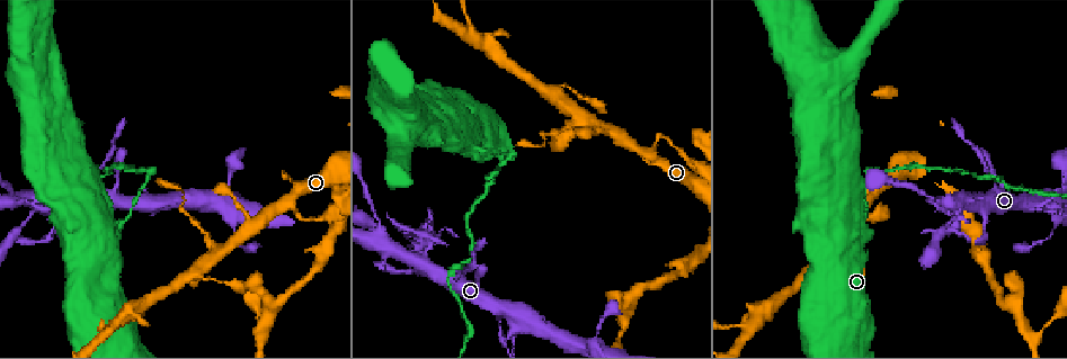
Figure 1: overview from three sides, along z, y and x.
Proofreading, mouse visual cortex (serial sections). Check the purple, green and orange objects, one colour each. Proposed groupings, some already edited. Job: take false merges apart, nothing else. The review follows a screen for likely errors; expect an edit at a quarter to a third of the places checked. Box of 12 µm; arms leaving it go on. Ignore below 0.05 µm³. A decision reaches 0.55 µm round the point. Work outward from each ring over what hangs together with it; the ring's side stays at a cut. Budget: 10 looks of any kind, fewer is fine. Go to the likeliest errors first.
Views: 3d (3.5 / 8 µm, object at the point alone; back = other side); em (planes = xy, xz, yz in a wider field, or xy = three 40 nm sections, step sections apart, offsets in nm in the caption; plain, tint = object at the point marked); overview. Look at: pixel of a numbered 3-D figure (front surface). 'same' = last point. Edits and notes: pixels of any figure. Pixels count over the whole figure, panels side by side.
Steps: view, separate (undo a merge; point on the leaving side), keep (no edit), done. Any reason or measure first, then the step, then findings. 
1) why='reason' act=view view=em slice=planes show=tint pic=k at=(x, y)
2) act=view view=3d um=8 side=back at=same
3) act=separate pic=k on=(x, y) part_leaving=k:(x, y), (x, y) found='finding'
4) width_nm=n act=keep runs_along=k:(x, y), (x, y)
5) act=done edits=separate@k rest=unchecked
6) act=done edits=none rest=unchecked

why='thick turns thin' act=view view=3d um=8 pic=1 at=(472, 144)

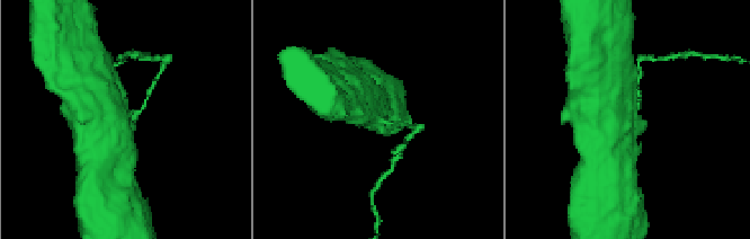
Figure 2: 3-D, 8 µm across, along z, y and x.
why='now the EM' act=view view=em slice=xy step=5 show=tint pic=2 at=(376, 116)

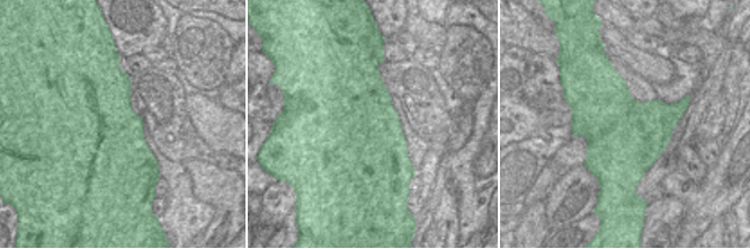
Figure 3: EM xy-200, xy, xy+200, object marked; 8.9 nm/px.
width_nm=950 act=separate pic=2 on=(149, 91) part_leaving=2:(133, 117), (144, 106), (155, 78) found='two cells meet here'

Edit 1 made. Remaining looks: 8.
why='sudden change in width' act=view view=3d um=3.5 pic=1 at=(395, 251)

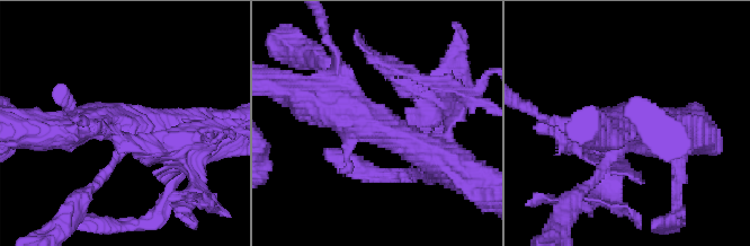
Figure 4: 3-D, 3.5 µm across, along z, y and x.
why='now the EM' act=view view=em slice=planes show=tint pic=4 at=(123, 130)

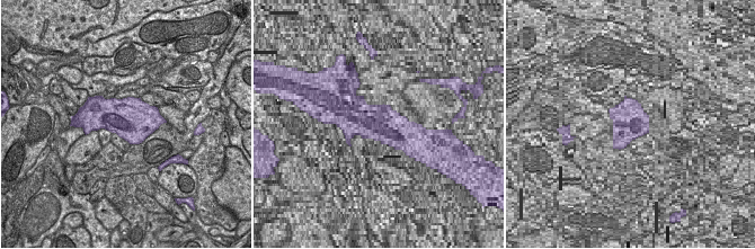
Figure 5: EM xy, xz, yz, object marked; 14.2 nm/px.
act=keep runs_along=4:(445, 158), (355, 117), (341, 73) found='one cell here'

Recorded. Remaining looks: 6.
why='sharp bend' act=view view=3d um=3.5 pic=1 at=(299, 216)

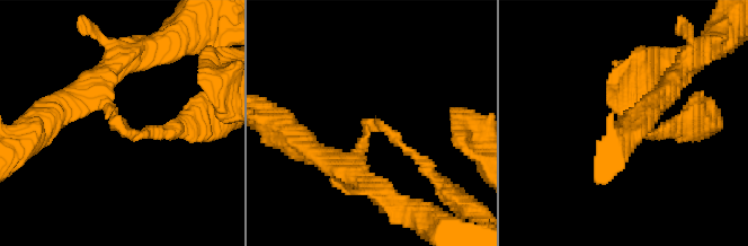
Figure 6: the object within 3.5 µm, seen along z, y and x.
act=view view=em slice=xy step=1 show=tint pic=6 at=(373, 124)

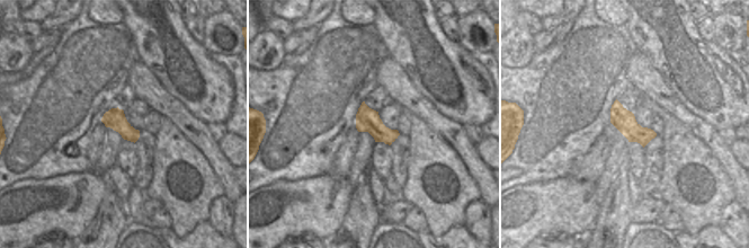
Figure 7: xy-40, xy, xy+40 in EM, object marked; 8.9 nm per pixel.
arm_widths_nm=150,250 act=keep runs_along=6:(98, 81), (128, 133), (174, 130) found='all the same cell'

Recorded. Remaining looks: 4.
why='three-way junction' act=view view=3d um=8 pic=1 at=(514, 320)

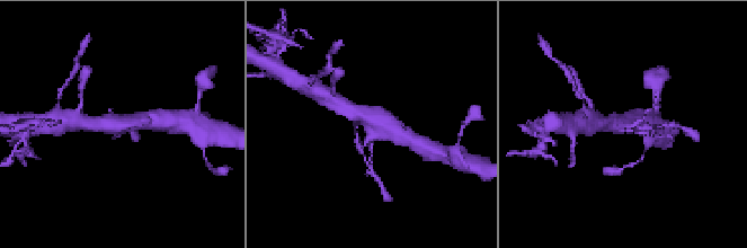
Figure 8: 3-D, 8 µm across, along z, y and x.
act=view view=3d um=3.5 pic=8 at=(626, 128)

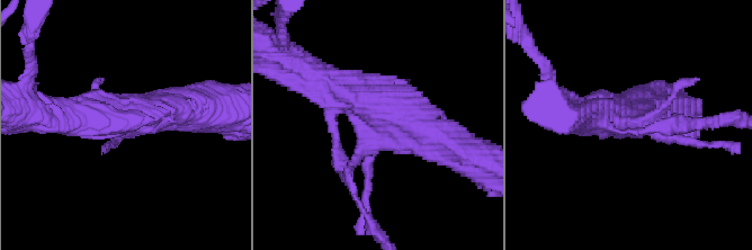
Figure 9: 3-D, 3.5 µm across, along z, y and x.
act=keep found='all the same cell'

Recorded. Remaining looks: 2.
act=done edits=separate@2 rest=unchecked

